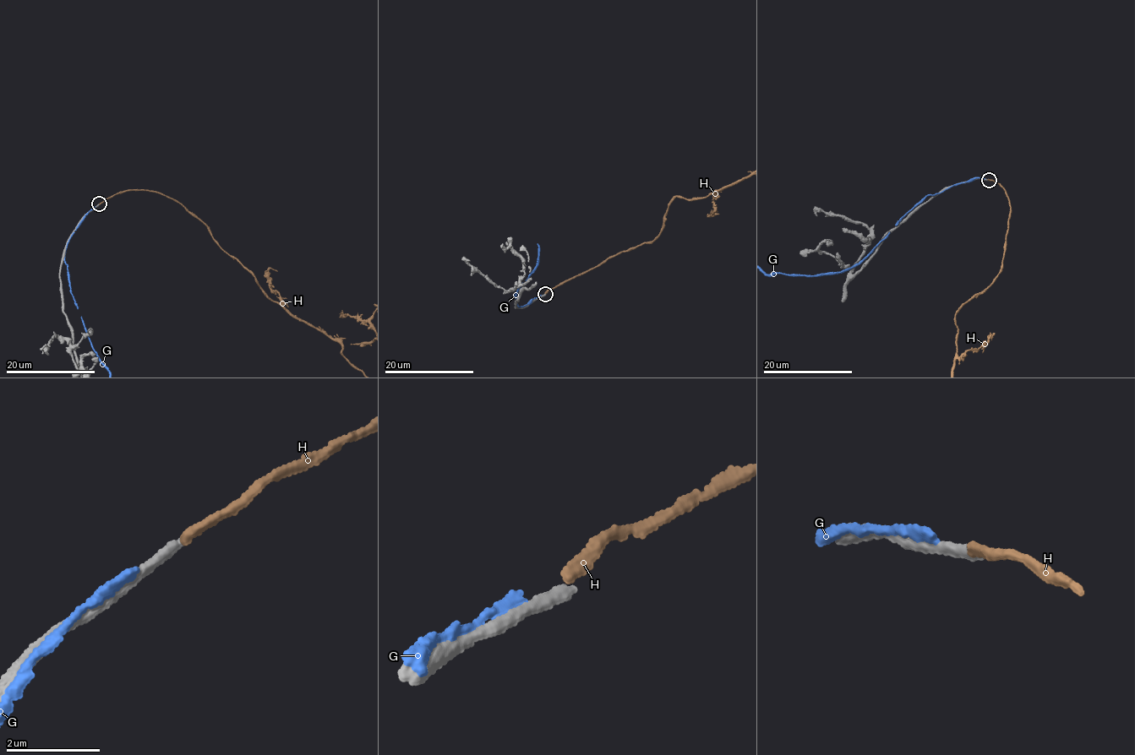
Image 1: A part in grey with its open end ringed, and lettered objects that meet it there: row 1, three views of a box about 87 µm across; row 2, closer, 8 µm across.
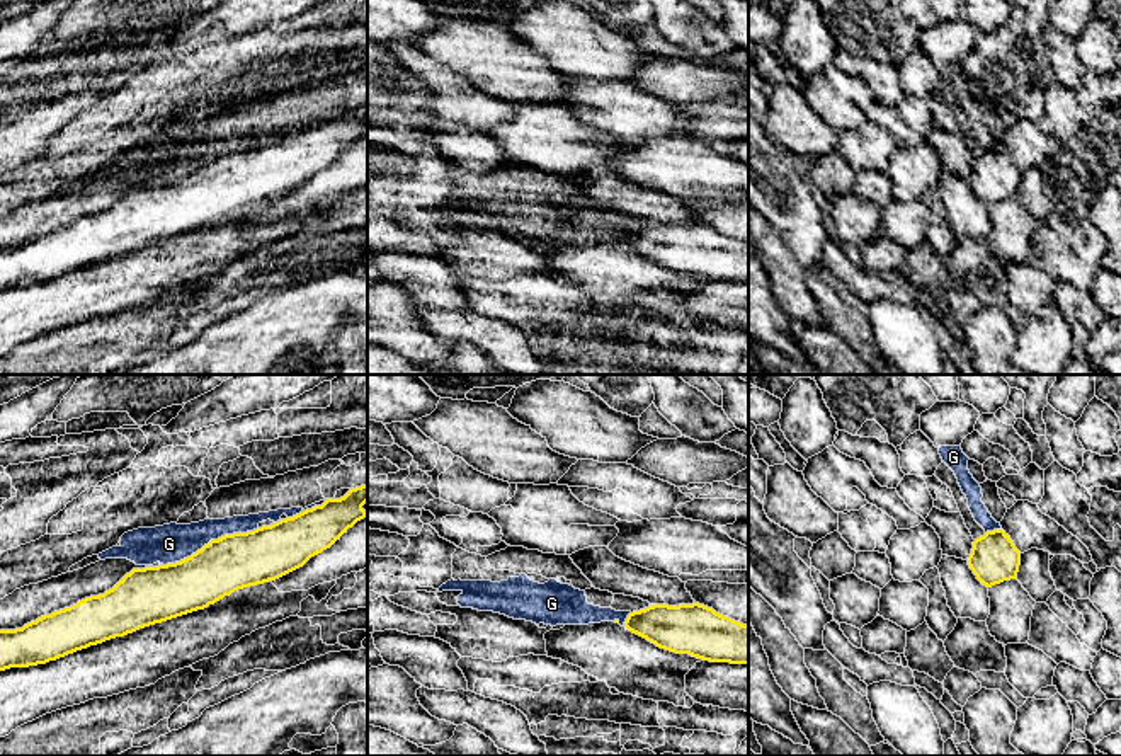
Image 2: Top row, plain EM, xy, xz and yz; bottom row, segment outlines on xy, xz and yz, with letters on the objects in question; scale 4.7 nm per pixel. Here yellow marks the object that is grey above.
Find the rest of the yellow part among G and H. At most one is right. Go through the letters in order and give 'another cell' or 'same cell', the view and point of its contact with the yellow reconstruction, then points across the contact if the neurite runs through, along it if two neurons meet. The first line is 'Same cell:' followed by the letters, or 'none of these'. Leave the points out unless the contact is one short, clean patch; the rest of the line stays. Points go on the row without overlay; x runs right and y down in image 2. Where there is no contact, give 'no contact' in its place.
Same cell: none of these
G: another cell; meets yellow in xy at (211, 159); border along xy (257, 145), (211, 157), (189, 174), (164, 184)
H: another cell; no contact

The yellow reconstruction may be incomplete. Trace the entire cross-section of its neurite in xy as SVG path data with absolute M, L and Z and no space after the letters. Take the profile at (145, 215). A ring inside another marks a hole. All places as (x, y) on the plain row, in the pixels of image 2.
M361 104L270 145L211 158L180 180L133 187L104 213L22 247L0 249L0 289L46 283L204 228L238 208L276 199L330 167L364 138L366 121L367 104Z

